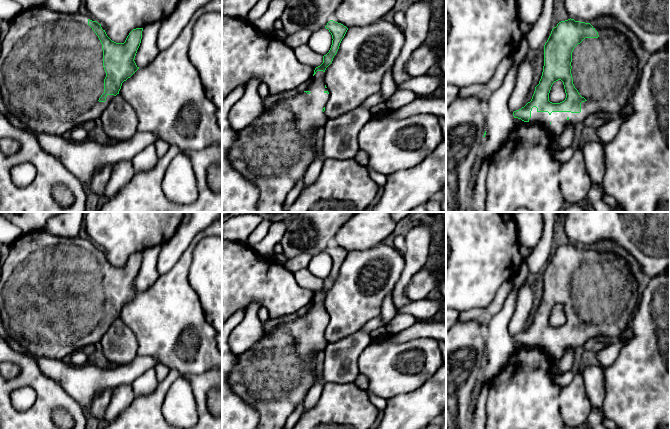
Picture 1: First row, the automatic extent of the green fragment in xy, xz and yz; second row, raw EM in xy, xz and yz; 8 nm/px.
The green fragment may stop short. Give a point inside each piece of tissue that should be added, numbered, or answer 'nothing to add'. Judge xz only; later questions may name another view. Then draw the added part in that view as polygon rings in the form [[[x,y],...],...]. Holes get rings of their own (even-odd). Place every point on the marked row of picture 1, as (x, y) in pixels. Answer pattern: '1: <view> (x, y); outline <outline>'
1: xz (275, 151); outline [[[317,71],[312,84],[301,94],[281,100],[265,109],[254,122],[237,132],[236,142],[229,151],[231,165],[247,179],[254,181],[260,190],[256,212],[283,212],[283,204],[287,194],[296,182],[303,178],[309,165],[317,158],[313,135],[316,130],[323,130],[329,120],[322,109],[325,107],[329,94],[326,92],[324,72]]]

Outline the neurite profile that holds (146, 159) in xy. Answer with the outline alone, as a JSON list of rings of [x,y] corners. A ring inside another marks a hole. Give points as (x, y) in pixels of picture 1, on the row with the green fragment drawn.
[[[150,144],[133,158],[132,163],[136,172],[151,170],[158,160],[155,144]]]

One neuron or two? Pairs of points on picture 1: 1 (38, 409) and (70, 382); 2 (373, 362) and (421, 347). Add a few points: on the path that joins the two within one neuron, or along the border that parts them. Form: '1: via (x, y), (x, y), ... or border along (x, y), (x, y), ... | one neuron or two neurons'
1: border along (44, 373), (55, 380), (79, 404) | two neurons
2: via (385, 362), (406, 362), (409, 359) | one neuron

